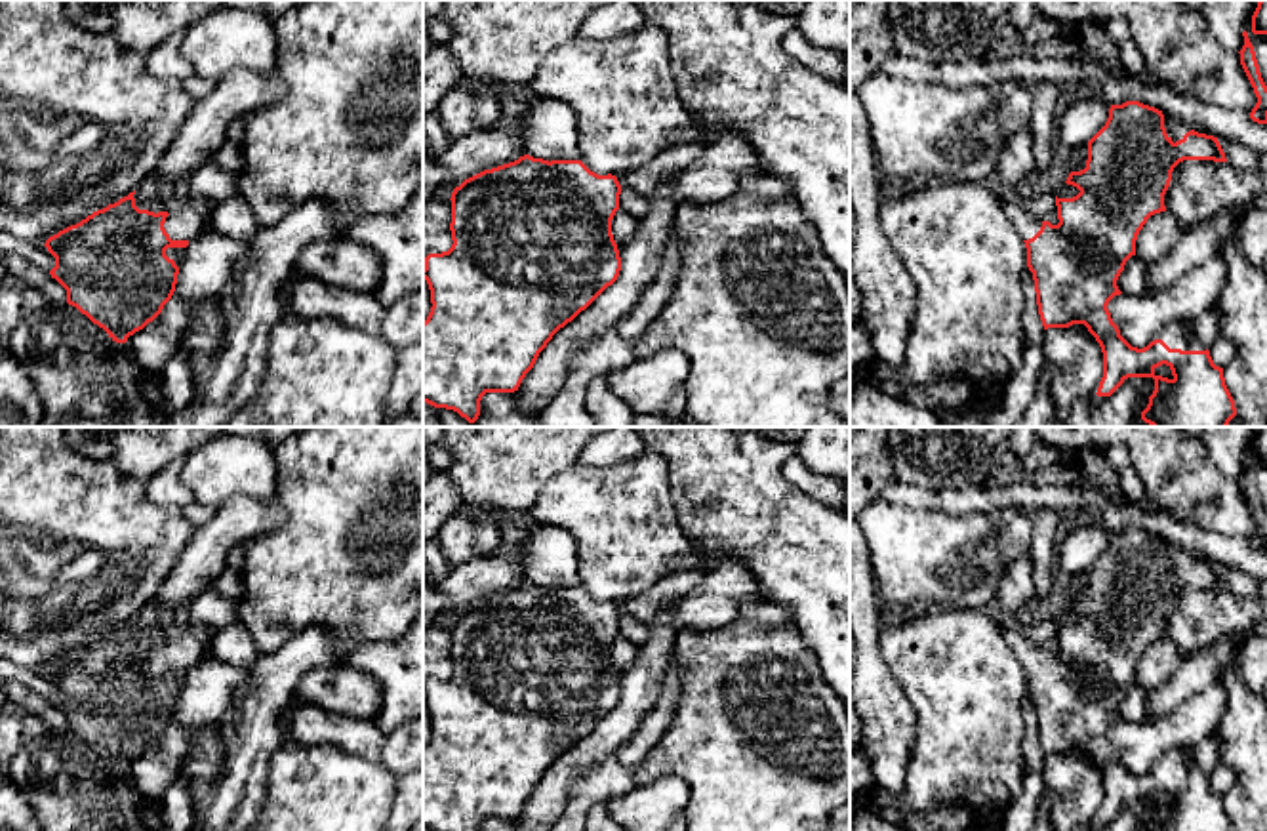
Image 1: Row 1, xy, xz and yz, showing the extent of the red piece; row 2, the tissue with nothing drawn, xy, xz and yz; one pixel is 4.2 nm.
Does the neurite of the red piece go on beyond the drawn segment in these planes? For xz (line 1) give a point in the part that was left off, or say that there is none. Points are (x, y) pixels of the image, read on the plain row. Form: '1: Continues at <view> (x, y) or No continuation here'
1: No continuation here

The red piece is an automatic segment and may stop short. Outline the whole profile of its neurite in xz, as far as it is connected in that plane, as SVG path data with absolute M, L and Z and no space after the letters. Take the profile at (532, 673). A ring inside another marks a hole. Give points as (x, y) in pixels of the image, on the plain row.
M530 581L514 589L484 597L465 606L452 619L452 675L442 680L425 684L423 705L431 717L431 740L423 749L423 829L427 831L480 831L486 820L514 820L526 801L533 795L539 780L553 762L585 738L608 713L612 713L621 698L621 684L612 661L612 646L619 637L621 612L615 602L598 602L581 587L543 587Z

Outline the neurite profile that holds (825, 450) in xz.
M808 427L796 448L814 475L850 482L850 427Z

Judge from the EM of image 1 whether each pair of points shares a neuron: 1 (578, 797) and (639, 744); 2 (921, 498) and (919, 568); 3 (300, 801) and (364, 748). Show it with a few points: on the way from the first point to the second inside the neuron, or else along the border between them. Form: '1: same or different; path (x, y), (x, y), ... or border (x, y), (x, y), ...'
1: same; path (593, 786), (623, 759)
2: different; border (877, 498), (965, 515)
3: different; border (311, 744), (332, 744), (380, 765)

